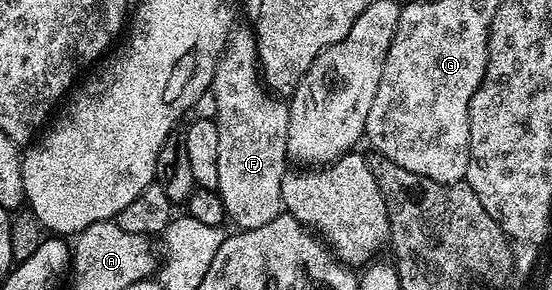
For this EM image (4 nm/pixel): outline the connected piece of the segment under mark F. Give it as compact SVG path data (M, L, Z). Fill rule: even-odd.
M236 28L213 75L211 94L217 101L217 183L229 221L240 230L265 227L284 212L281 179L289 172L288 102L272 95L261 80L255 33Z

